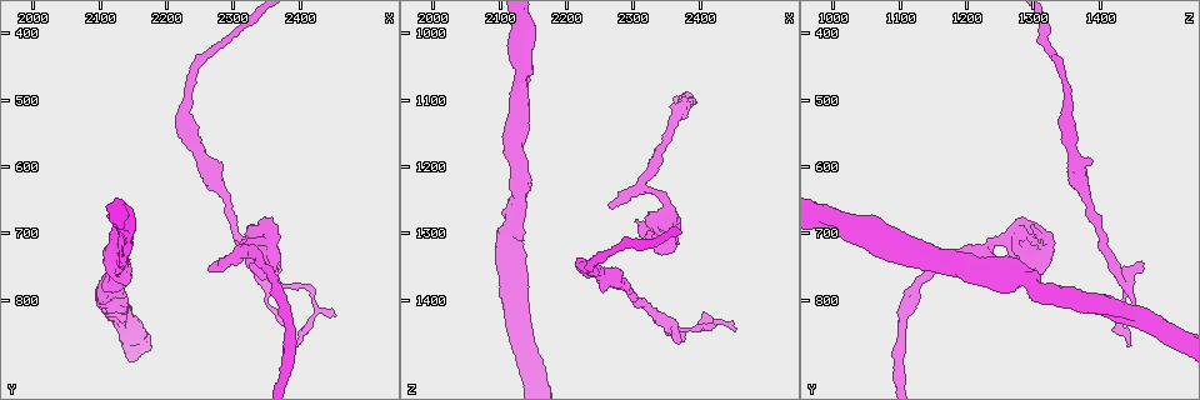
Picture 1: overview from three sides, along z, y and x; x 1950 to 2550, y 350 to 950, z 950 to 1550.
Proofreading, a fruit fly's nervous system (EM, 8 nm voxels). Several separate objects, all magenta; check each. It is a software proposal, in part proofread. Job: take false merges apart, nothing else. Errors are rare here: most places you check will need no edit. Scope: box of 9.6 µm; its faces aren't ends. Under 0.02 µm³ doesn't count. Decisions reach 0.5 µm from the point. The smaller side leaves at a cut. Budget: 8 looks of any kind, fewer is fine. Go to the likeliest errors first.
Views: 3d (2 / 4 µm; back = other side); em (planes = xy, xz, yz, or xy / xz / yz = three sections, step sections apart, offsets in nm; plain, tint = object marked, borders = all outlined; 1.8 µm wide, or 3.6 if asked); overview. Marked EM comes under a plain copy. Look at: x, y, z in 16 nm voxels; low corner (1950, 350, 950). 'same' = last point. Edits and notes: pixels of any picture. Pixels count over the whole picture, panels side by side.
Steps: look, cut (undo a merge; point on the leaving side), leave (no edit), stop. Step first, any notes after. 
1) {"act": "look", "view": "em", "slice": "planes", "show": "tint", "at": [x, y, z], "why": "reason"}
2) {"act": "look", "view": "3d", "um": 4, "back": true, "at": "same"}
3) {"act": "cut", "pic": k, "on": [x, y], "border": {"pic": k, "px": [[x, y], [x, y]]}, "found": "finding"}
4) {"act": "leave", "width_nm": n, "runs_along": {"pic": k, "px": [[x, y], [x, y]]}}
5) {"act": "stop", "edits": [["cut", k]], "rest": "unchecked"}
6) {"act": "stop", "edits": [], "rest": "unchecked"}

{"act": "look", "view": "3d", "um": 2, "at": [2320, 700, 1305], "why": "sharp bend"}

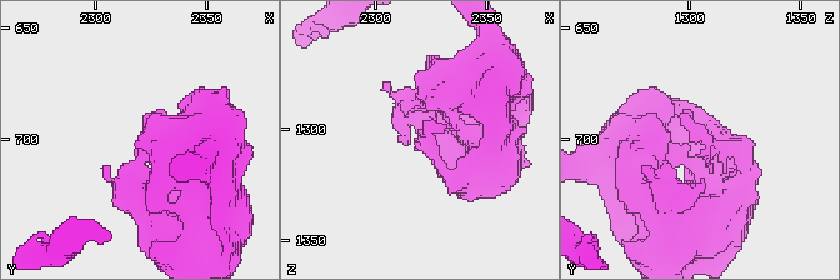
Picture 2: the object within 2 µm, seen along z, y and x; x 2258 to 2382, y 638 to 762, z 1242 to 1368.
{"act": "look", "view": "em", "slice": "xz", "step": 4, "show": "tint", "at": [2322, 696, 1301], "why": "need the tissue"}

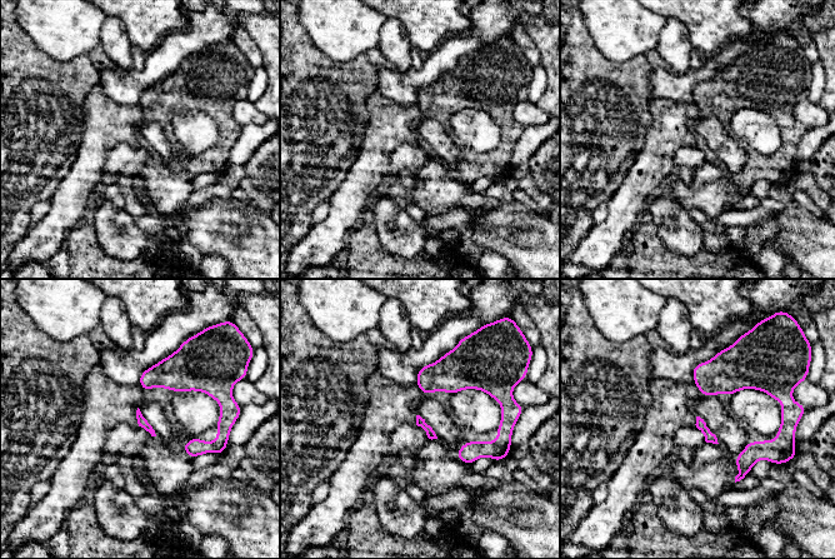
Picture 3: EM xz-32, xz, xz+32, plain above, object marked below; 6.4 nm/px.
{"act": "look", "view": "em", "slice": "planes", "show": "tint", "at": "same"}

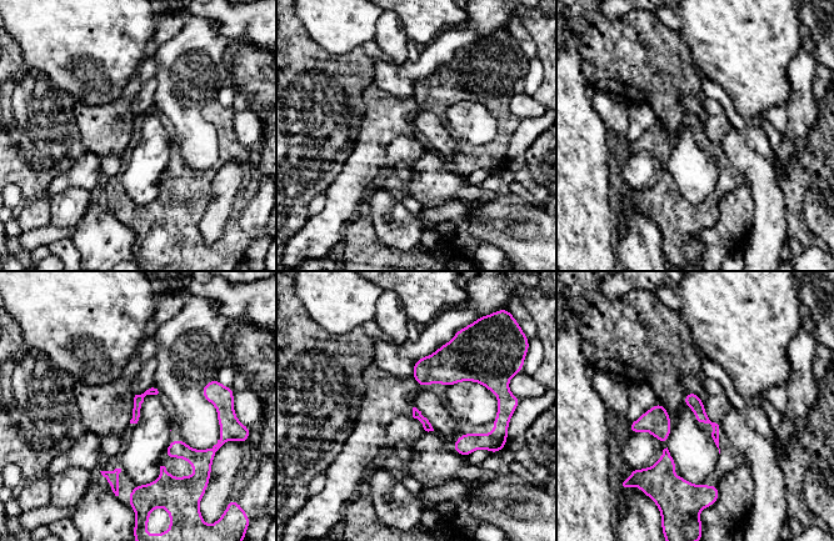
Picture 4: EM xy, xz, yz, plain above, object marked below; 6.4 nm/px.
{"act": "leave", "found": "continuous, no second neuron"}

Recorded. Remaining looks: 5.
{"act": "look", "view": "3d", "um": 2, "at": [2415, 780, 1440]}

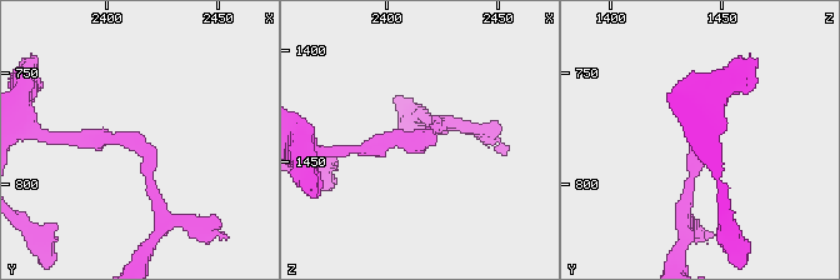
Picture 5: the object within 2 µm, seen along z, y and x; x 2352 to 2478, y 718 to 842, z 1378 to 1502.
{"act": "look", "view": "em", "slice": "planes", "show": "tint", "at": [2417, 784, 1442], "why": "now the EM"}

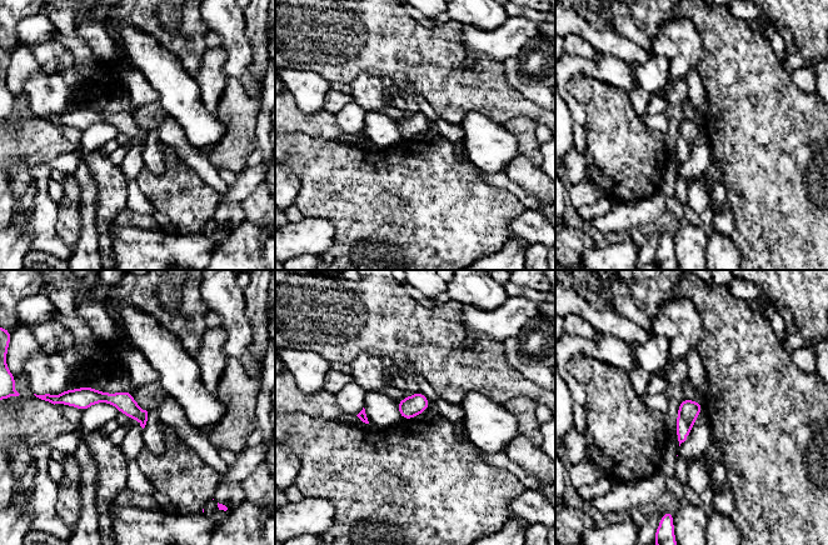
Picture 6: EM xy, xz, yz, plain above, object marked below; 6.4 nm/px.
{"act": "leave", "runs_along": {"pic": 6, "px": [[61, 398], [111, 398], [144, 418]]}, "found": "all the same neuron"}

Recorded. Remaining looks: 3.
{"act": "look", "view": "3d", "um": 4, "at": [2130, 690, 1045]}

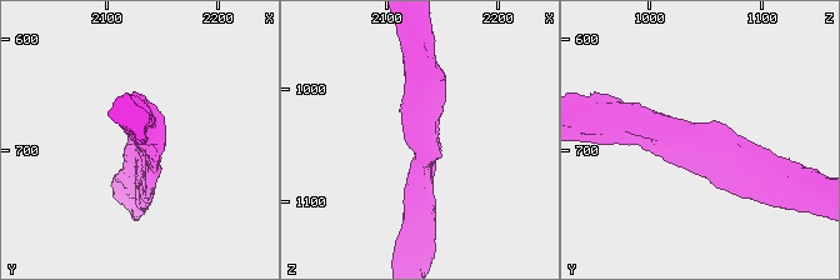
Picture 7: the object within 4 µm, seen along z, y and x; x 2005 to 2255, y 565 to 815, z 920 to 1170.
{"act": "look", "view": "em", "slice": "xz", "step": 16, "show": "tint", "at": [2130, 690, 1046], "why": "shape alone is not enough"}

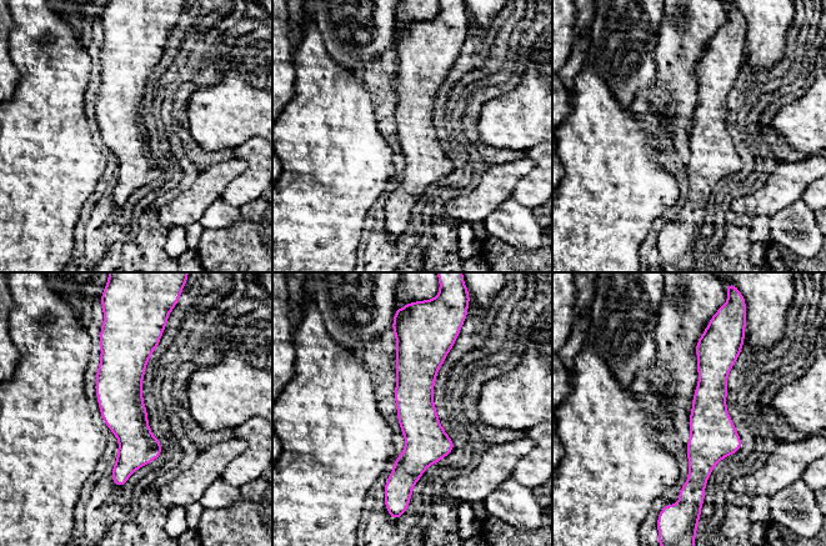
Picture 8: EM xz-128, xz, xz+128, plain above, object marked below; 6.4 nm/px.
{"act": "leave", "found": "continuous, no second neuron"}

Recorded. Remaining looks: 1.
{"act": "stop", "edits": [], "rest": "unchecked"}

